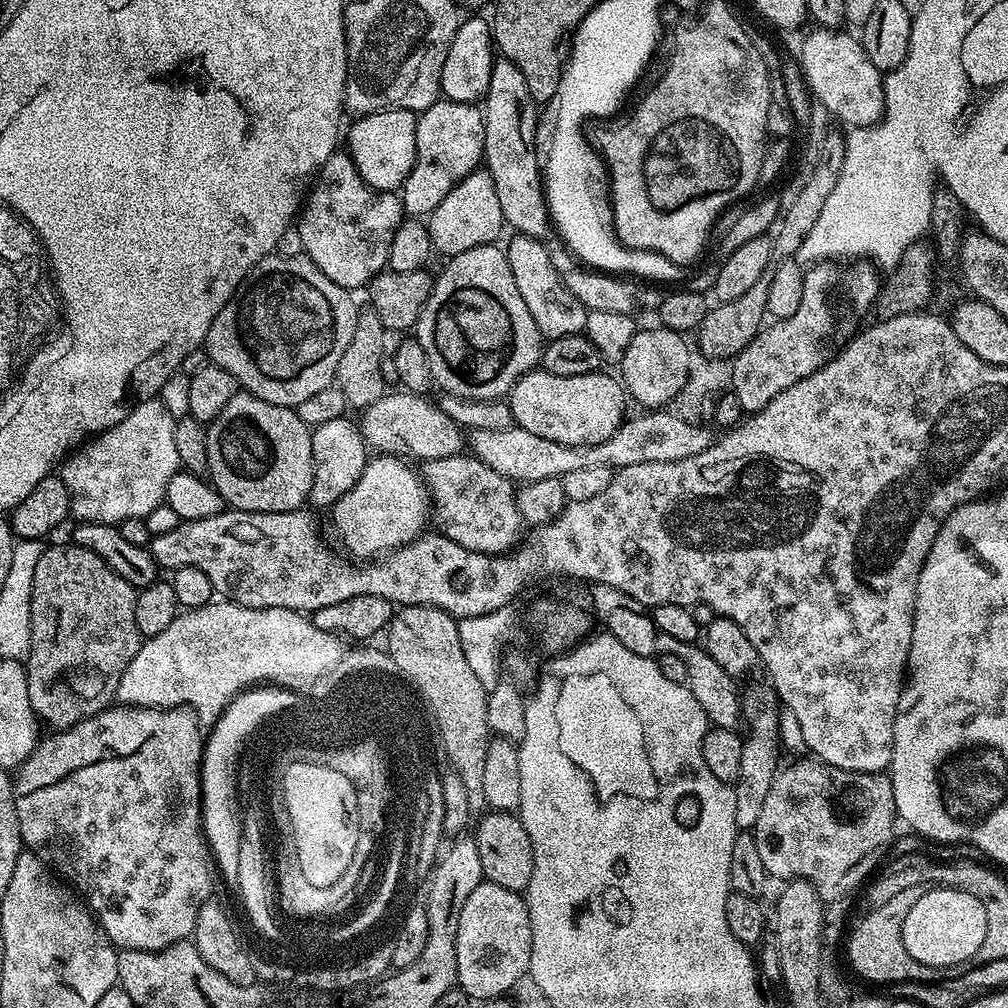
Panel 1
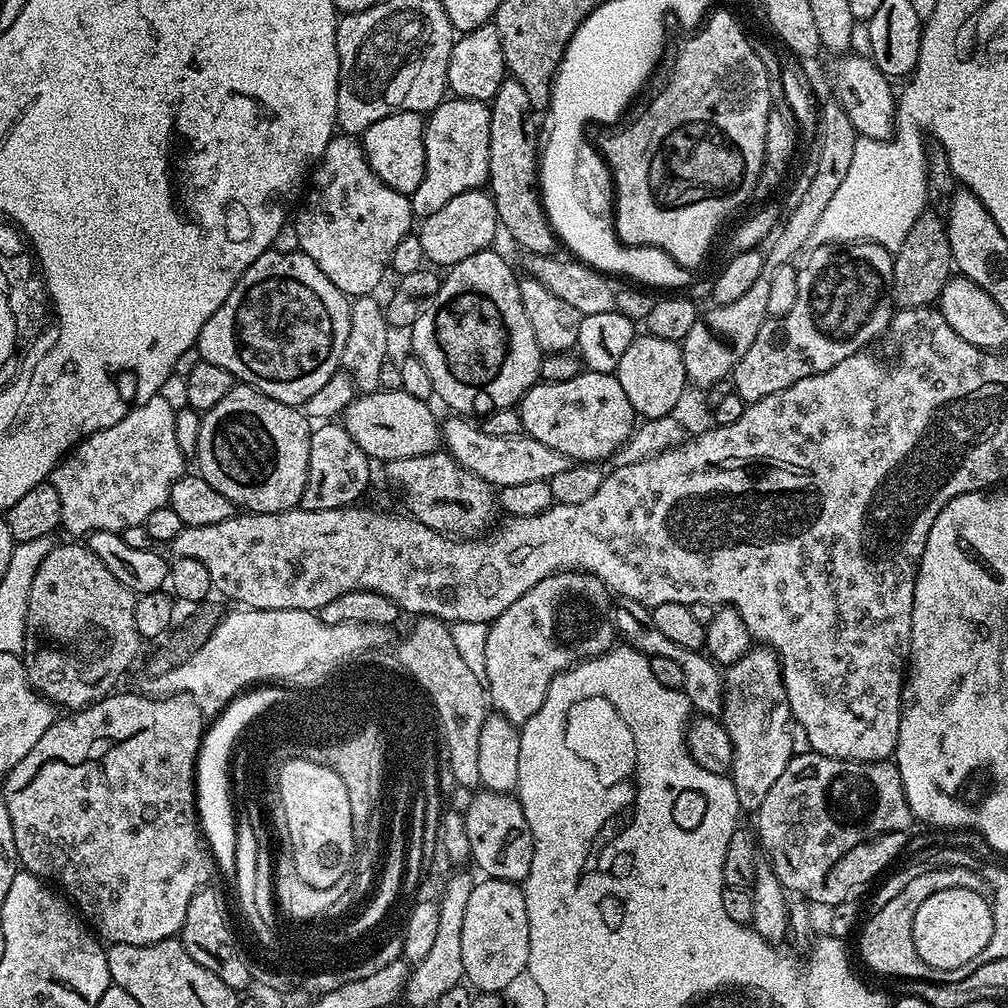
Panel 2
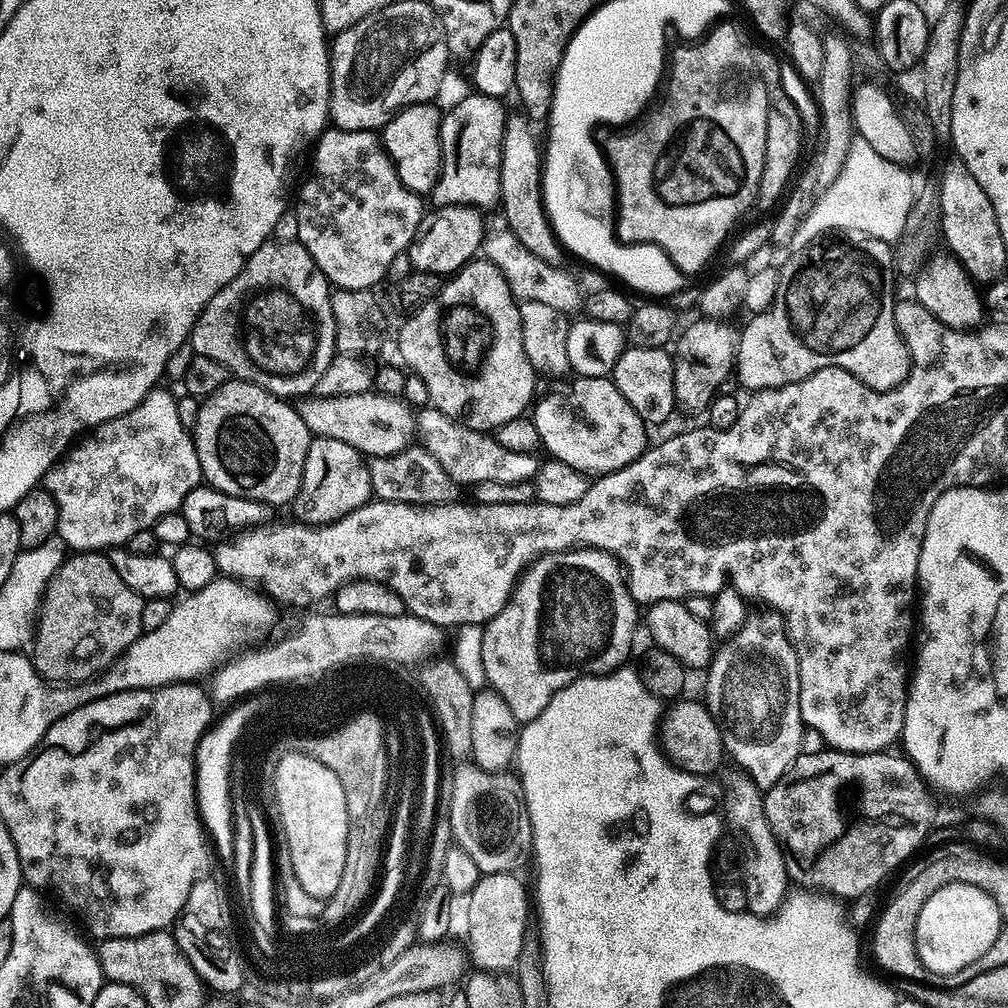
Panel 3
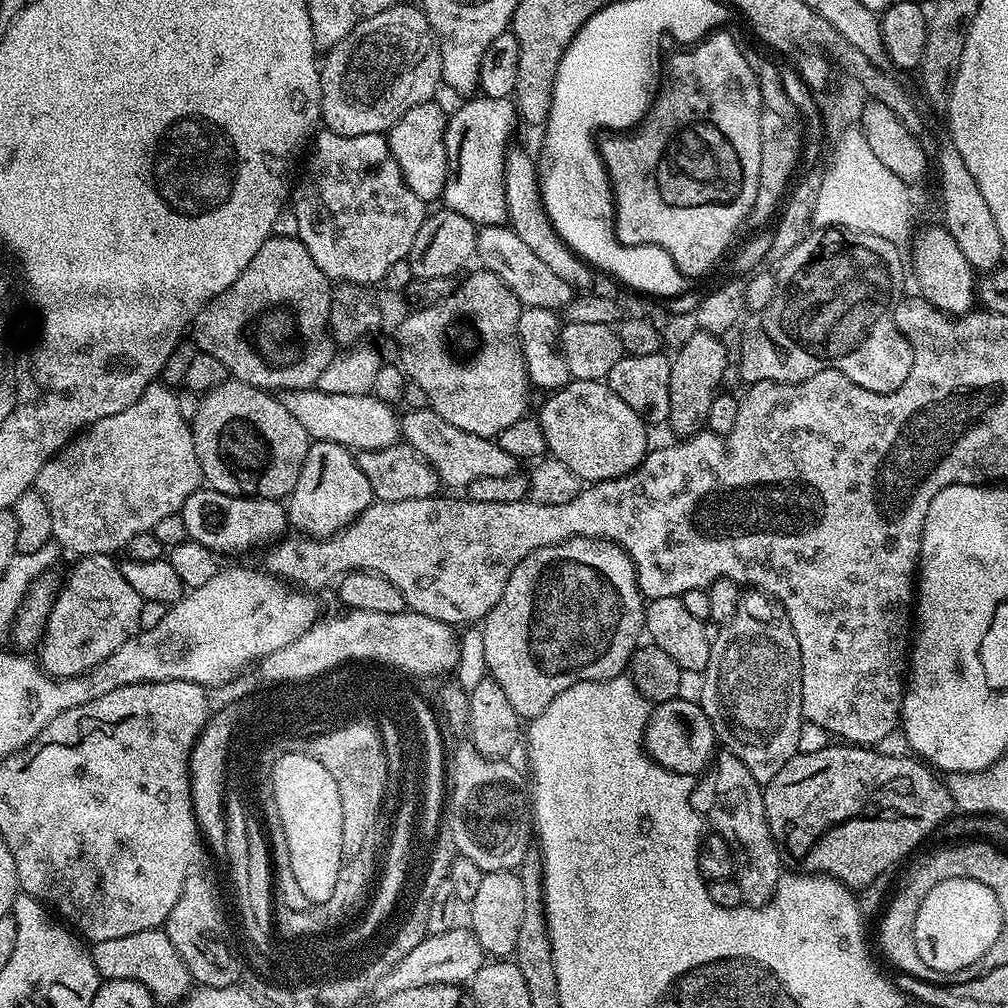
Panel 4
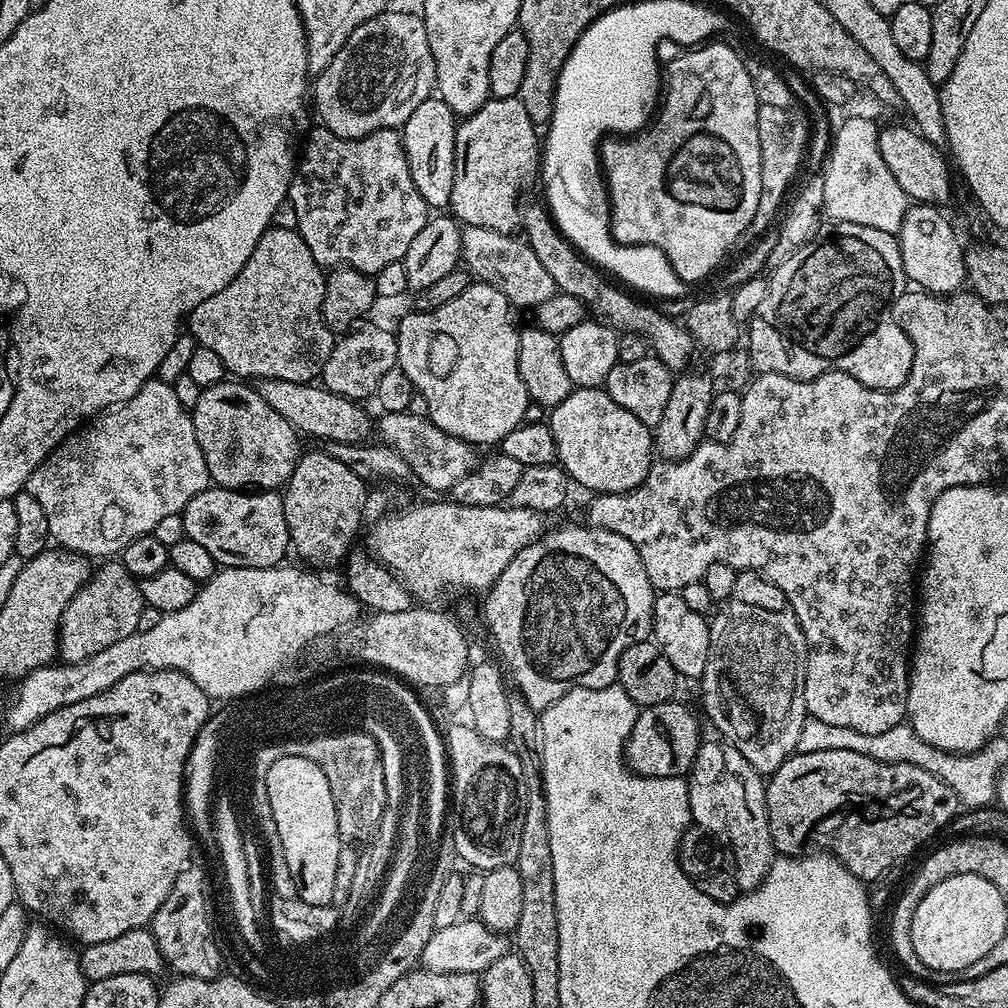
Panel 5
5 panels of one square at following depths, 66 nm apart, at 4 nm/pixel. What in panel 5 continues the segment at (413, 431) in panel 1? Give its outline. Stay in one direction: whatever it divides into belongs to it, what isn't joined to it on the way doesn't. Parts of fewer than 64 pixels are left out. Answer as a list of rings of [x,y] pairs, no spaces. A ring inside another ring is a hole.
[[[270,378],[255,381],[254,387],[256,393],[277,414],[282,414],[282,418],[286,418],[286,422],[290,422],[290,426],[296,428],[297,433],[305,437],[306,435],[314,436],[318,442],[333,440],[334,442],[359,444],[369,439],[367,436],[371,428],[373,431],[374,420],[364,413],[363,403],[334,394],[319,383],[282,382],[282,378]]]

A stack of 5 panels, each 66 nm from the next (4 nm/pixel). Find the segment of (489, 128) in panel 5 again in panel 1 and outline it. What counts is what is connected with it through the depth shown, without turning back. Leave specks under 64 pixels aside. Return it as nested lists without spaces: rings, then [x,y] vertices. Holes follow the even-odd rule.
[[[443,98],[416,118],[416,161],[399,193],[404,211],[412,218],[427,218],[462,178],[481,167],[484,158],[484,114],[476,104]]]

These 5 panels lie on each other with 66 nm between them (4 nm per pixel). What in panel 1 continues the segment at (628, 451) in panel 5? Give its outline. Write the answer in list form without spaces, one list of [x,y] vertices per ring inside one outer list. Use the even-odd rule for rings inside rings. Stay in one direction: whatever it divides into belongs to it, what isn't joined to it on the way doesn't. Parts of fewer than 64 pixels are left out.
[[[543,370],[527,372],[514,385],[506,397],[517,425],[538,438],[550,438],[550,442],[562,442],[570,446],[590,446],[606,442],[626,419],[624,385],[615,375],[607,376],[597,370],[577,377],[559,377]]]

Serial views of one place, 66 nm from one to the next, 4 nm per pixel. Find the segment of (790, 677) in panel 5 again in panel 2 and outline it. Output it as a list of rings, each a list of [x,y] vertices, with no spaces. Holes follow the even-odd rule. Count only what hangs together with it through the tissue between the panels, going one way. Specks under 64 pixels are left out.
[[[768,646],[751,647],[724,672],[720,721],[730,736],[733,758],[730,779],[741,811],[754,814],[794,755],[791,712],[786,698],[780,659]]]

